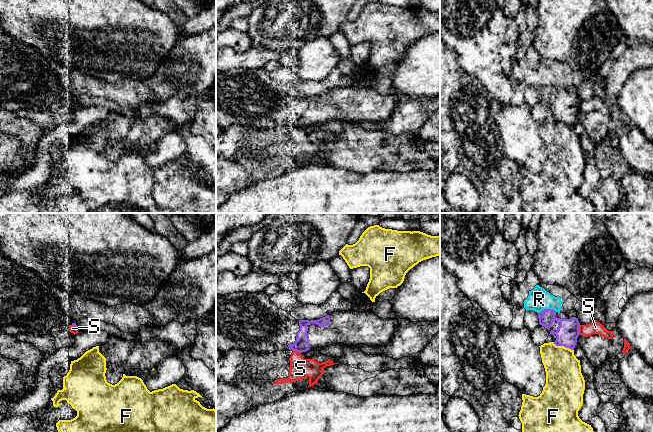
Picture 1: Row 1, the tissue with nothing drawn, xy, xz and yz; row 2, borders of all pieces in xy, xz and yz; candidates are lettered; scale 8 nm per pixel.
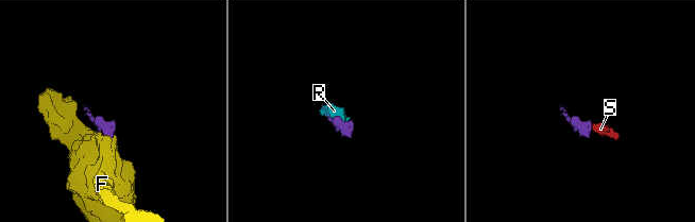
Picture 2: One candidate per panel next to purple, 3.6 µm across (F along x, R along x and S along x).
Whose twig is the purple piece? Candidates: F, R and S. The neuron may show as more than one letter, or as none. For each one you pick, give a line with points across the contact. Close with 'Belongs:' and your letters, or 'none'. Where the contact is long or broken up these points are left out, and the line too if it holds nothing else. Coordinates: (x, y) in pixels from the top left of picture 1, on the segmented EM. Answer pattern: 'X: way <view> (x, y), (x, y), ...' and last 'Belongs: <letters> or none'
Belongs: none

